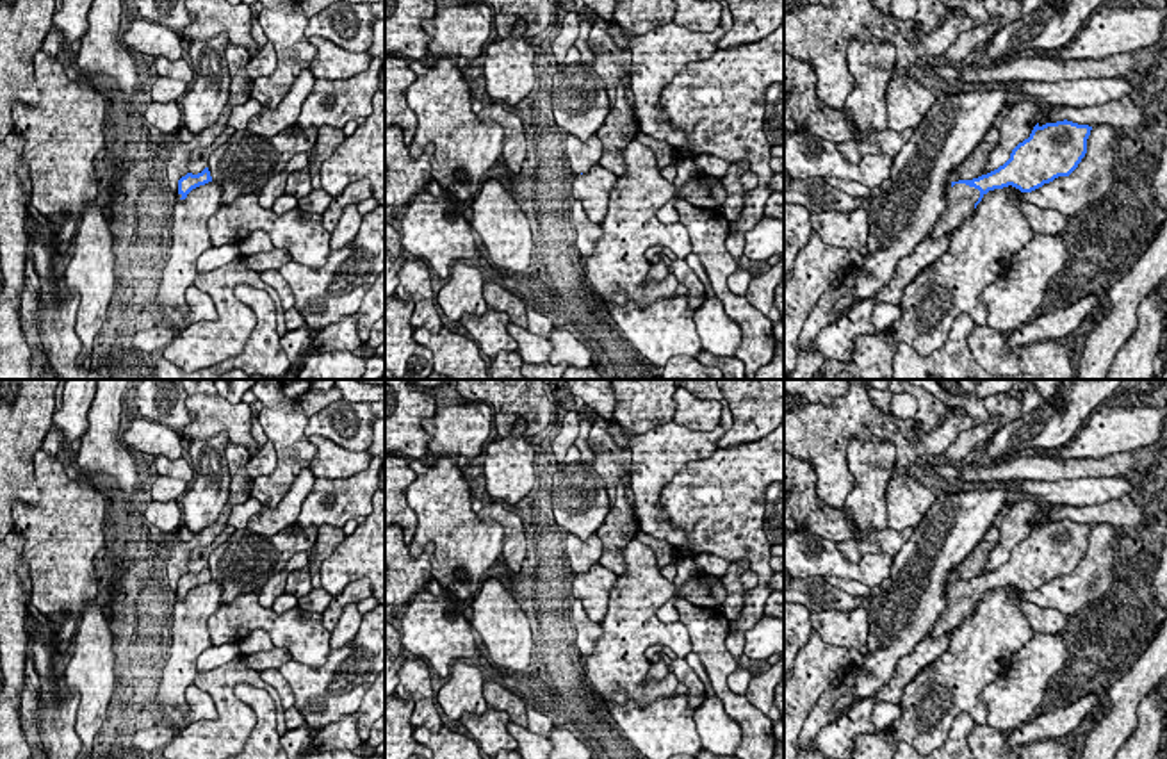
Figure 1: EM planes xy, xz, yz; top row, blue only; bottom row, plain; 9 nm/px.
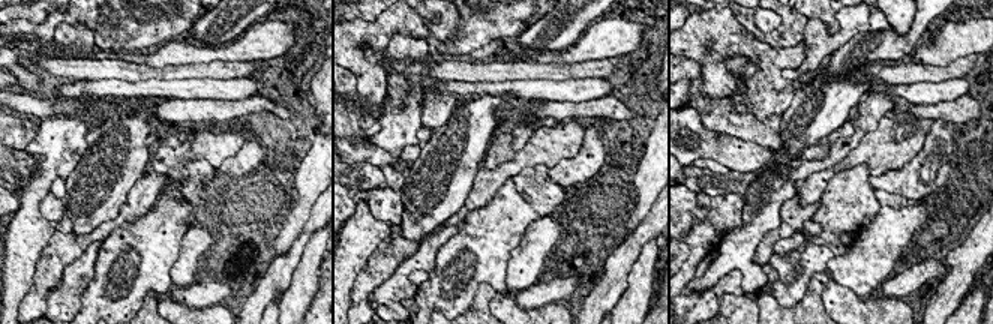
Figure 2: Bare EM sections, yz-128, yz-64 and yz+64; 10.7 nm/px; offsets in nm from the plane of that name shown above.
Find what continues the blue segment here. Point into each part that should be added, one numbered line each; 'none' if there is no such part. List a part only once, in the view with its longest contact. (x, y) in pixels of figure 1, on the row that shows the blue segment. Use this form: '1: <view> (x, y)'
1: yz (961, 198)

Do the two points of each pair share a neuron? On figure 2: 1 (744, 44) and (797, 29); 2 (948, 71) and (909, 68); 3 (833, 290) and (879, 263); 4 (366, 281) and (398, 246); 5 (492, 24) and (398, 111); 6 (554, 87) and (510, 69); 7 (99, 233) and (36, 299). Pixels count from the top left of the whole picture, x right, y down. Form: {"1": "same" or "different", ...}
{"1": "different", "2": "same", "3": "different", "4": "same", "5": "different", "6": "different", "7": "same"}

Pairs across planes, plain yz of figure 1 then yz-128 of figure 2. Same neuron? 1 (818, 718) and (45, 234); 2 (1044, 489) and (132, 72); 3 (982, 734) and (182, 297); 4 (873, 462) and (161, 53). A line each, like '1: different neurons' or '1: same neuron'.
1: different neurons
2: different neurons
3: different neurons
4: different neurons

